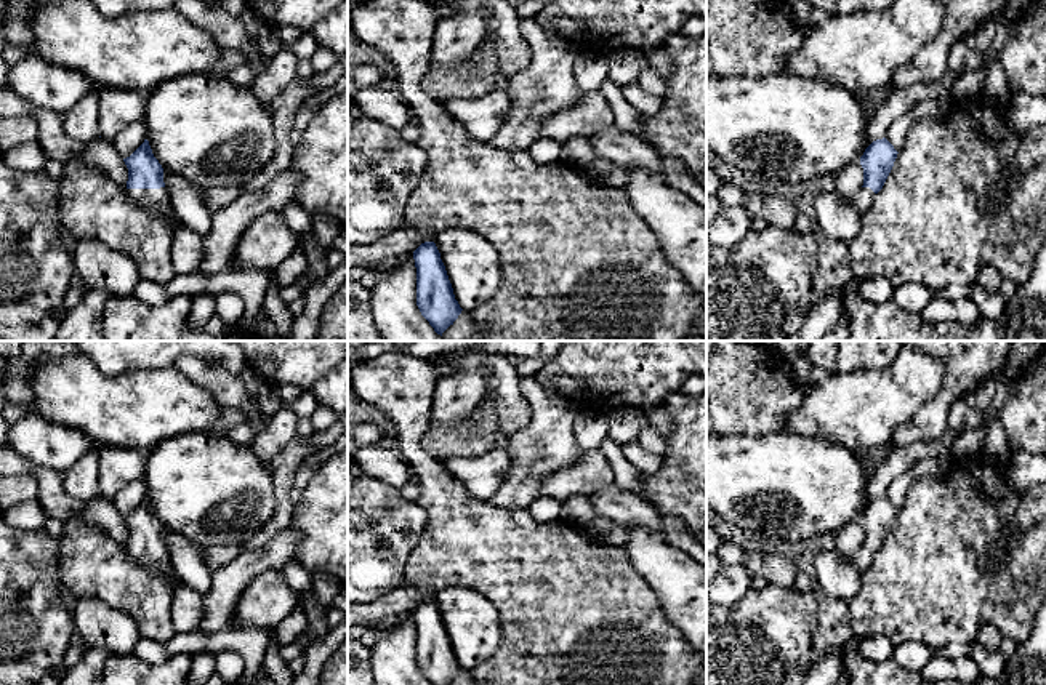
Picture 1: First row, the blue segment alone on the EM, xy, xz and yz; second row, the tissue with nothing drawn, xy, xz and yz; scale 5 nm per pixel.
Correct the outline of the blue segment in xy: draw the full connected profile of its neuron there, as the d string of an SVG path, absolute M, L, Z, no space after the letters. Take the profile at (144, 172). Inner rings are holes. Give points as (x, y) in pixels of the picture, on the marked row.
M144 139L123 162L128 168L128 195L151 213L168 218L176 216L163 182L163 168L154 157L149 141Z

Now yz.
M886 138L873 141L865 149L863 155L860 157L860 165L863 168L863 186L851 197L860 214L870 210L876 194L883 189L897 154L899 152Z

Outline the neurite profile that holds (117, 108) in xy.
M99 88L99 136L112 141L127 125L138 122L144 115L146 94Z

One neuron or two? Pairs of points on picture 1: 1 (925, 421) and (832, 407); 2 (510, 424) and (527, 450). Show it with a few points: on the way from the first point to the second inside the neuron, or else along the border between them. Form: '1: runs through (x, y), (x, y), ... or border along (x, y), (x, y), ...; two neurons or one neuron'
1: border along (936, 392), (886, 444); two neurons
2: border along (522, 394), (531, 408), (531, 420), (510, 436); two neurons

